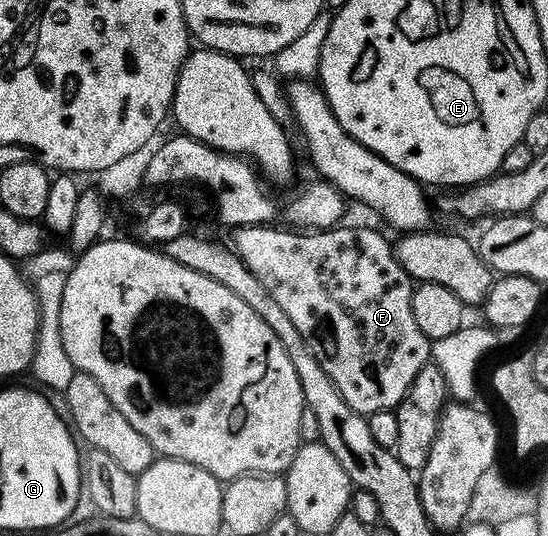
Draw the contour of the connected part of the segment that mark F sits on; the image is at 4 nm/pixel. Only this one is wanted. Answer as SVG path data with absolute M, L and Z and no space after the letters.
M275 224L241 226L234 231L233 249L235 255L245 264L245 268L249 268L249 272L253 272L253 276L257 276L257 280L261 280L261 284L265 284L265 288L269 288L269 292L273 292L273 300L277 300L277 304L281 304L281 309L289 315L289 320L293 320L293 325L297 327L297 332L301 332L301 336L305 336L305 344L309 344L313 356L317 356L317 364L321 364L321 368L325 368L325 376L329 376L329 380L333 380L333 384L337 384L337 392L341 392L345 404L349 404L349 408L353 408L358 414L369 416L373 412L394 410L399 405L409 384L413 384L413 376L417 376L417 372L421 372L423 365L432 357L431 342L425 336L425 332L421 332L421 328L417 328L417 320L413 320L413 304L411 303L413 280L407 275L405 268L401 268L393 249L392 239L387 239L385 235L378 234L377 231L370 230L367 226L347 225L340 224L330 230L314 232L296 232L291 228L278 230L278 225Z

